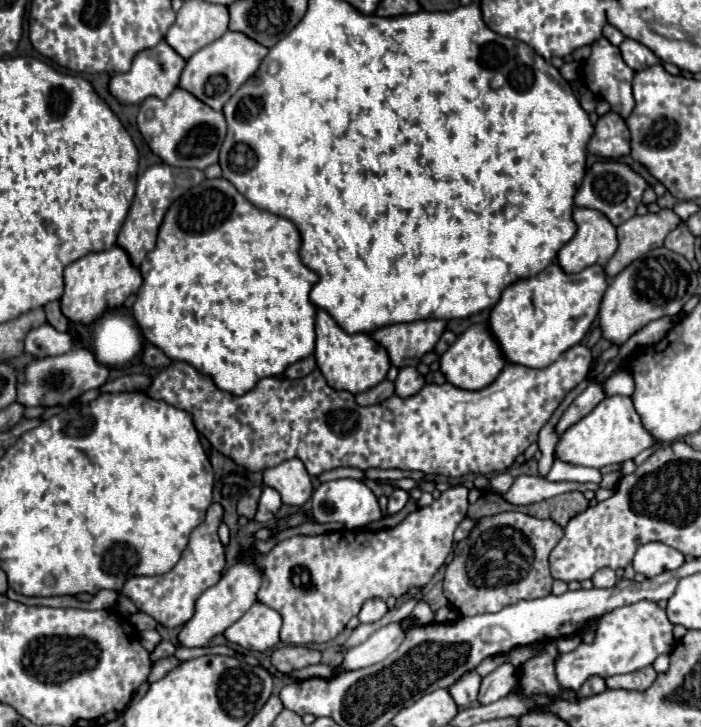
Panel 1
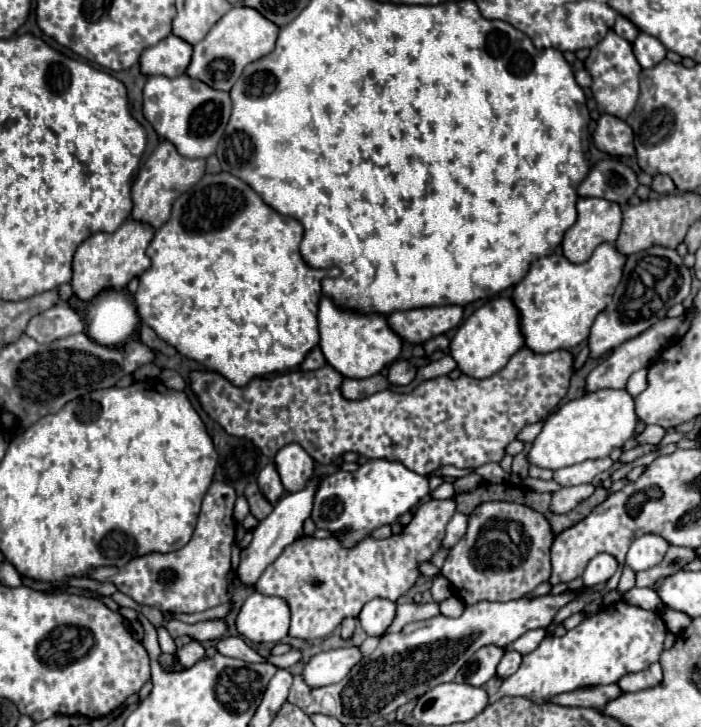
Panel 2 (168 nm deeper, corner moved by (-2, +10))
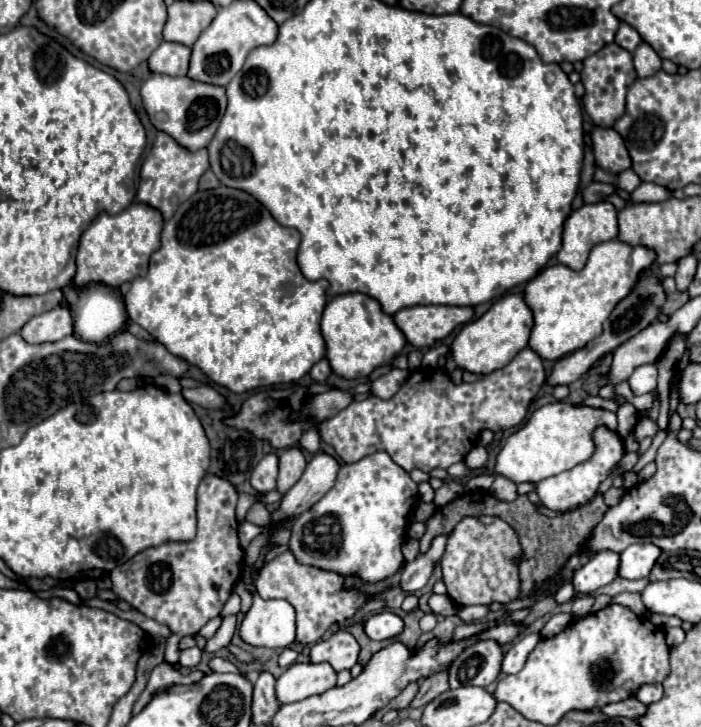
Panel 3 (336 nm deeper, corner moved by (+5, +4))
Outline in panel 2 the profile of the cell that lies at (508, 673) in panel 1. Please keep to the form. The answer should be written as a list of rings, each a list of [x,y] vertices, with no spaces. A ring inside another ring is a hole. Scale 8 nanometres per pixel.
[[[505,652],[505,656],[501,658],[501,662],[499,662],[499,666],[497,666],[495,678],[499,678],[499,680],[509,678],[511,674],[517,672],[519,664],[521,664],[521,654],[519,654],[519,652]]]

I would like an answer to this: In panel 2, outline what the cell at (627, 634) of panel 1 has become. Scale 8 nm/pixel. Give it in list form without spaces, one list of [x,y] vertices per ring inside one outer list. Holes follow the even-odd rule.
[[[619,600],[583,620],[565,636],[545,636],[537,650],[523,656],[519,670],[503,680],[499,692],[489,698],[489,704],[503,696],[523,696],[543,704],[561,692],[617,682],[623,674],[639,672],[651,662],[657,662],[663,652],[665,634],[667,626],[657,612]]]

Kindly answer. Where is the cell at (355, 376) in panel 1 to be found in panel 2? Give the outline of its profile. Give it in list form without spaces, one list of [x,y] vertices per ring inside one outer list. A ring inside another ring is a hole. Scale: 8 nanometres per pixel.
[[[321,298],[319,302],[319,332],[321,332],[319,346],[323,350],[325,360],[345,378],[361,380],[379,374],[385,366],[397,360],[403,346],[401,338],[389,328],[387,316],[339,310],[331,302],[331,298]]]

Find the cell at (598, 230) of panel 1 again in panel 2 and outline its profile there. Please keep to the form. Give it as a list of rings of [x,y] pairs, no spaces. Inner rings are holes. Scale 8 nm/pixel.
[[[579,198],[577,222],[563,238],[563,254],[571,262],[585,262],[603,242],[615,242],[621,230],[621,206],[603,198]]]

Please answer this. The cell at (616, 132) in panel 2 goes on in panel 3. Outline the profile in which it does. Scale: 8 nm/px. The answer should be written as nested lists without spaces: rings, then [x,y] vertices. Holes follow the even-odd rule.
[[[596,128],[592,132],[592,144],[594,144],[596,166],[600,166],[602,170],[620,174],[632,166],[624,140],[620,138],[620,134],[616,130]]]

